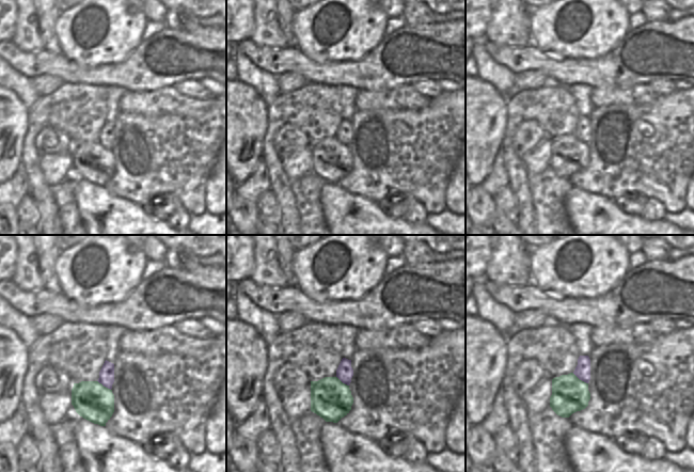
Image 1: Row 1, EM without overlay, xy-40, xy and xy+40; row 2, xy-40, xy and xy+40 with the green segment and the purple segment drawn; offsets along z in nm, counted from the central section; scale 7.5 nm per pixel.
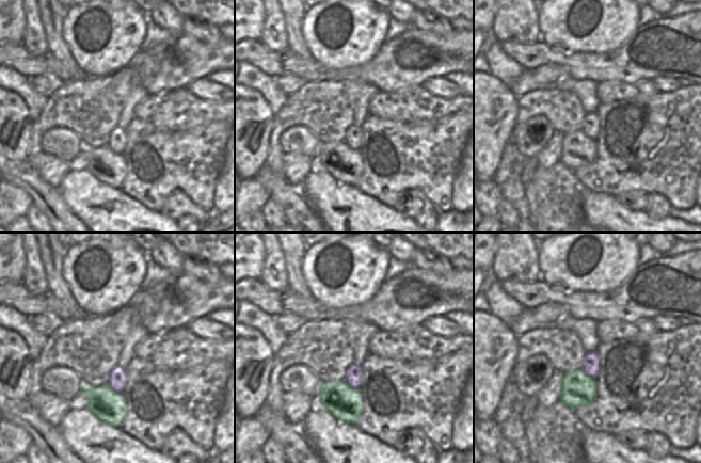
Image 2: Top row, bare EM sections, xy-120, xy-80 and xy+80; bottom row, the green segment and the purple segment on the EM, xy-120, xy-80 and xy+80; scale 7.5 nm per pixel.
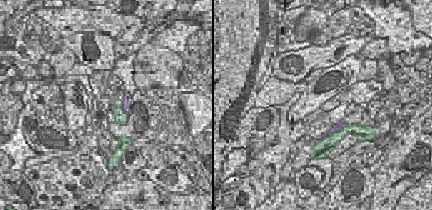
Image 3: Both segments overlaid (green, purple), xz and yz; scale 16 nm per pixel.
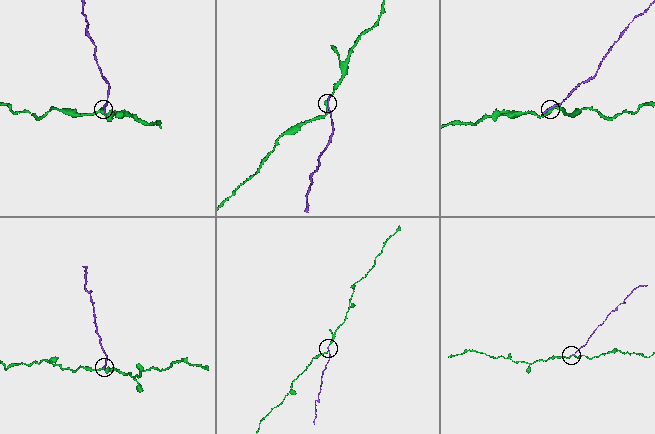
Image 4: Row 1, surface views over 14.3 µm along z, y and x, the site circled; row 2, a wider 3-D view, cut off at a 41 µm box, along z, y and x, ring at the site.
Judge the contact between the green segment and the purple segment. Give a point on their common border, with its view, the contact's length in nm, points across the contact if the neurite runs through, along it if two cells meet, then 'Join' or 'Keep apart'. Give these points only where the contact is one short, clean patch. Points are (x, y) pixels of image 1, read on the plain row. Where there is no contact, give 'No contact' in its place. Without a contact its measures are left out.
Touches green at xy+40 (579, 140). Shared border 150 nm. Keep apart.

